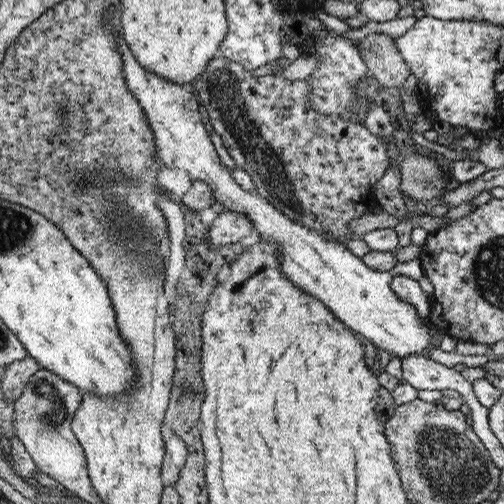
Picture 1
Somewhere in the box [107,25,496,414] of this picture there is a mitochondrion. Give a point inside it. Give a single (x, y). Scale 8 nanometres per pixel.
(222, 88)

